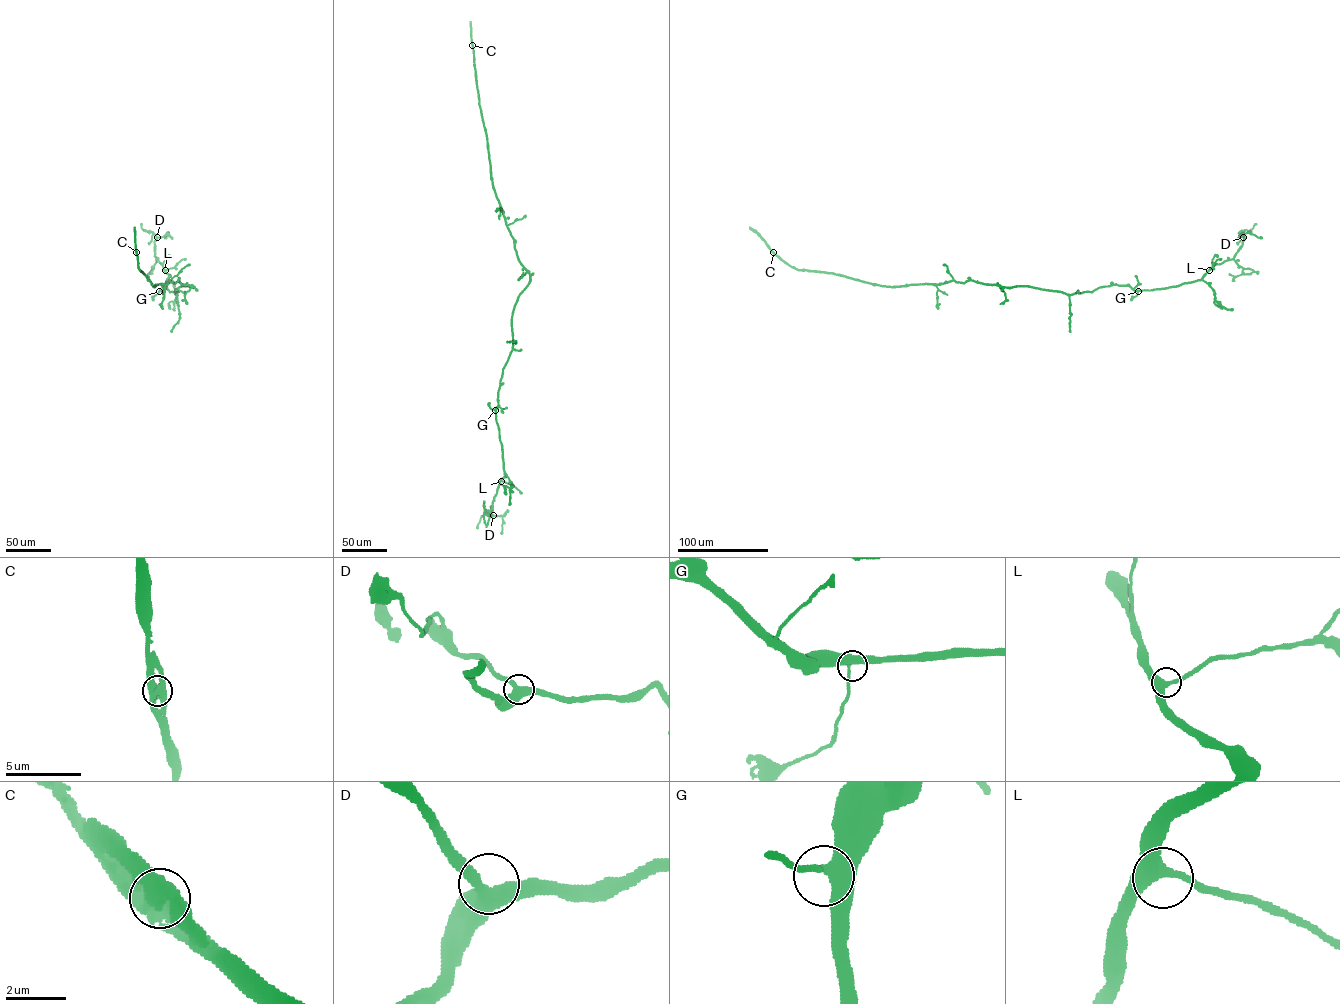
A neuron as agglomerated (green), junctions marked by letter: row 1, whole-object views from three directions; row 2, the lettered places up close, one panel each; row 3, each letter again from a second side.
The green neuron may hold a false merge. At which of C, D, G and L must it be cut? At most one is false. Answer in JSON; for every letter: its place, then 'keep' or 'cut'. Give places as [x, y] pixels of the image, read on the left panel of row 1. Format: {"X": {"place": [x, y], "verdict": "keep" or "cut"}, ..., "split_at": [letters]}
{"C": {"place": [136, 252], "verdict": "keep"}, "D": {"place": [157, 237], "verdict": "keep"}, "G": {"place": [159, 291], "verdict": "keep"}, "L": {"place": [165, 270], "verdict": "keep"}, "split_at": []}

